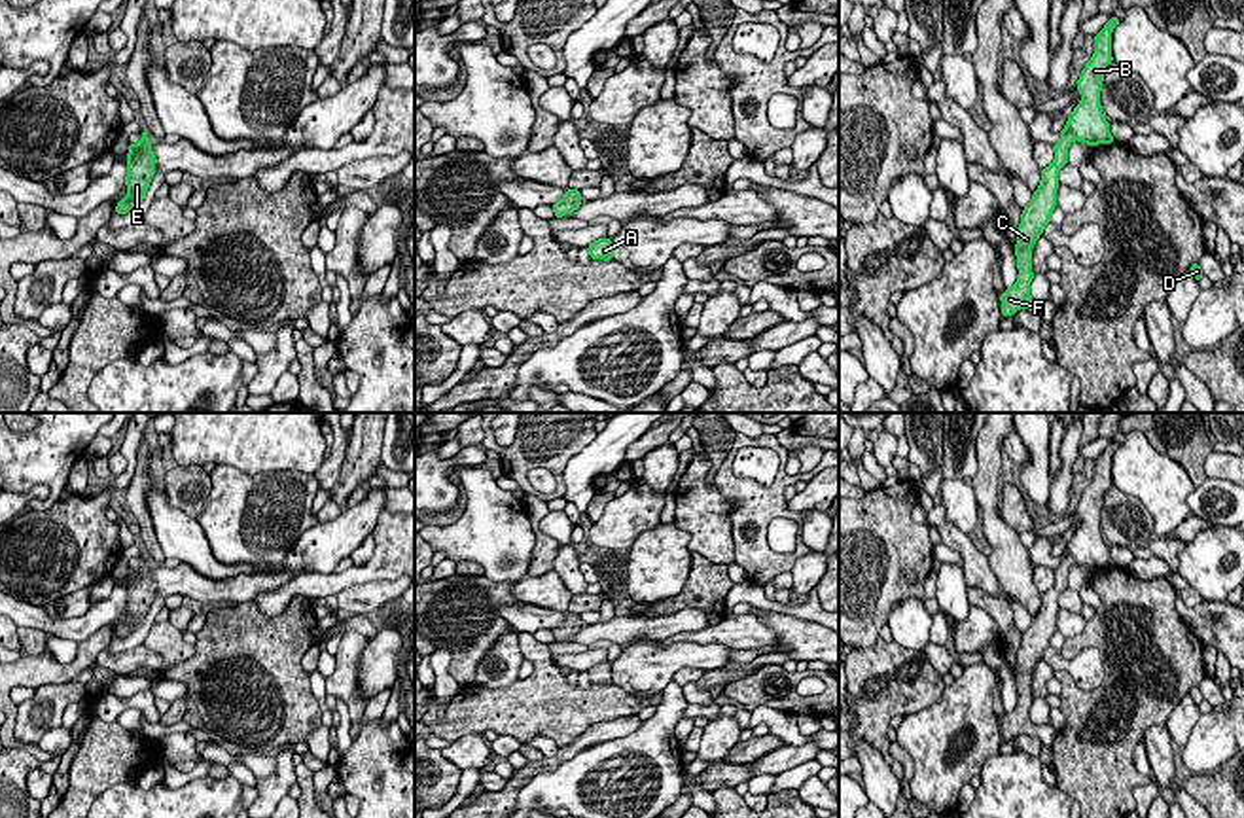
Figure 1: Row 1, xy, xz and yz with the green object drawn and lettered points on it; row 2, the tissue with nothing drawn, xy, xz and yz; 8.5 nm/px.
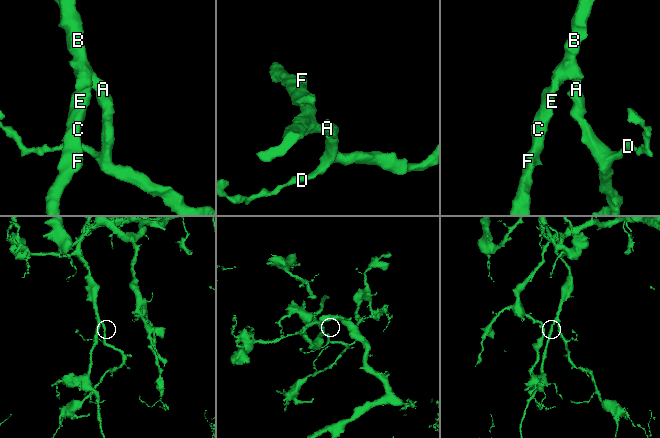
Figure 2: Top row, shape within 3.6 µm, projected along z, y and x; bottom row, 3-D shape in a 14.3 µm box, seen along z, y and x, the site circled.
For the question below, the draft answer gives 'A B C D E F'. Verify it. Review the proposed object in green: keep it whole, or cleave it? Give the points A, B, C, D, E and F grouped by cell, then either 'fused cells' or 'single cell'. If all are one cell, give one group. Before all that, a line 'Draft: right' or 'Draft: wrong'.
Draft: right
groups A B C D E F; single cell

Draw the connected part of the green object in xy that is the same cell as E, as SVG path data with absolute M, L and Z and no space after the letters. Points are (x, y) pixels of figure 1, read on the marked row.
M142 129L142 138L136 144L129 146L127 153L127 195L121 197L117 206L114 208L116 214L127 214L133 206L136 206L150 187L150 182L155 174L155 155L151 153L151 142L148 138L148 131Z

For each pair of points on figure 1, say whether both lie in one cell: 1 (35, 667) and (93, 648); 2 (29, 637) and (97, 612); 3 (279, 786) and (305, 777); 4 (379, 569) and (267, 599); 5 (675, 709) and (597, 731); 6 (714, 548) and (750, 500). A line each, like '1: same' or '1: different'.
1: same
2: different
3: different
4: same
5: different
6: different

